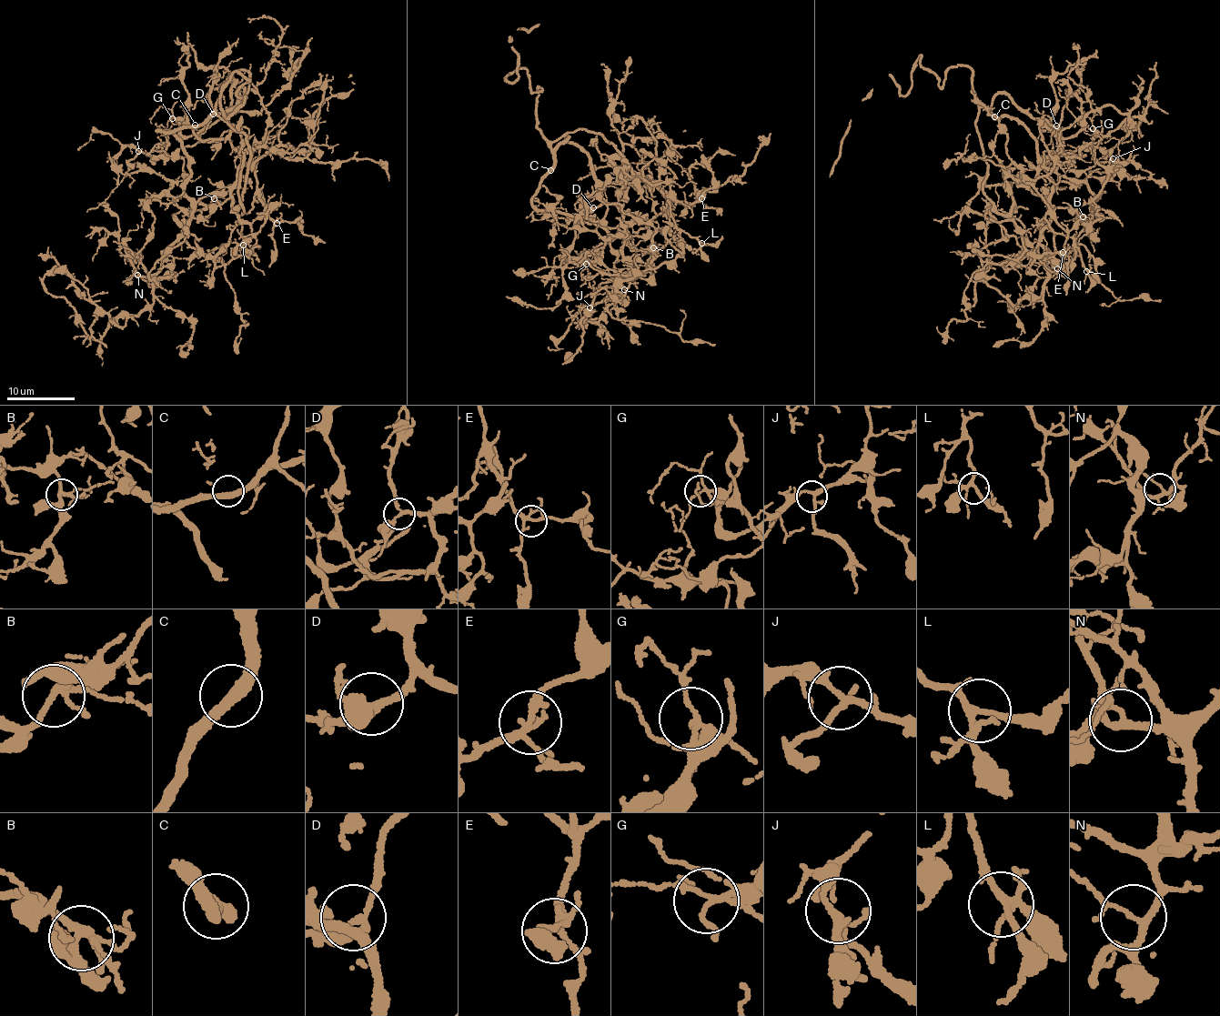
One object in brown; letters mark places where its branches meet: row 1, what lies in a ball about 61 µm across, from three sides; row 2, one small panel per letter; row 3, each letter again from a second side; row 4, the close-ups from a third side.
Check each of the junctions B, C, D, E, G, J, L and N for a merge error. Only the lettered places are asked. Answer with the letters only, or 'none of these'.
none of these

